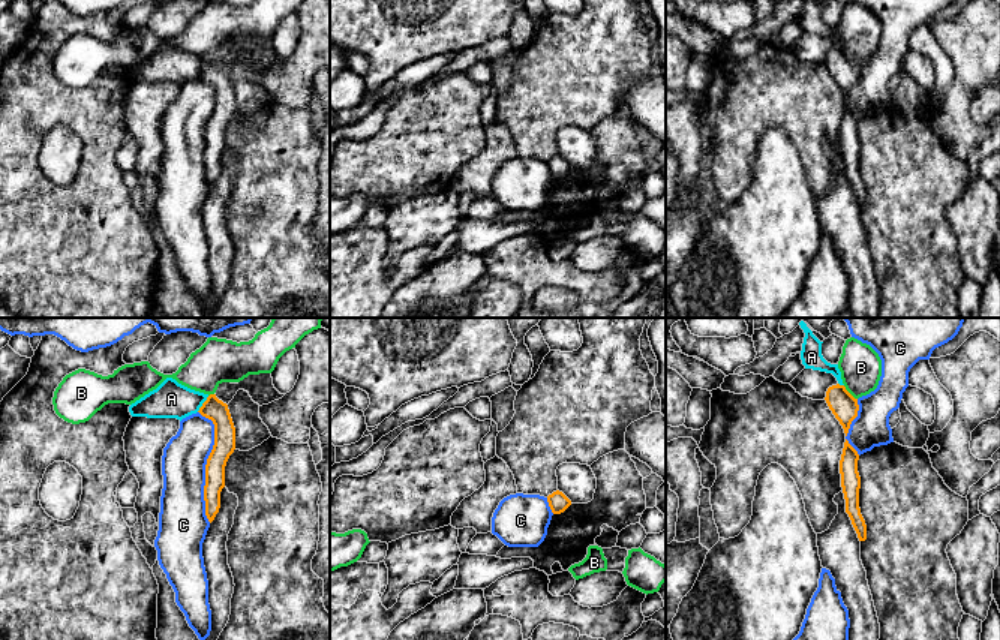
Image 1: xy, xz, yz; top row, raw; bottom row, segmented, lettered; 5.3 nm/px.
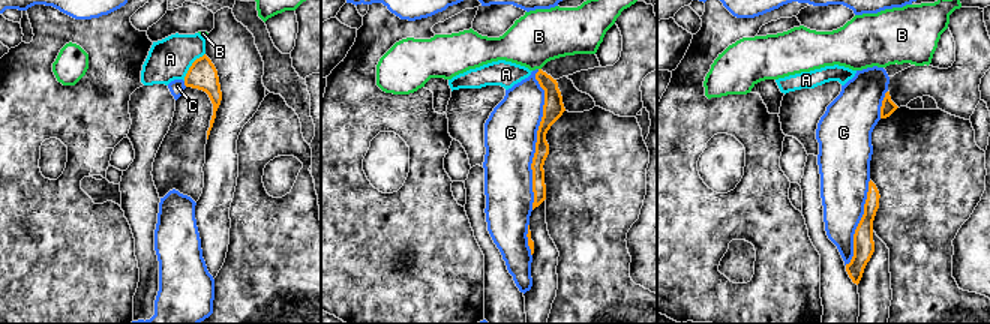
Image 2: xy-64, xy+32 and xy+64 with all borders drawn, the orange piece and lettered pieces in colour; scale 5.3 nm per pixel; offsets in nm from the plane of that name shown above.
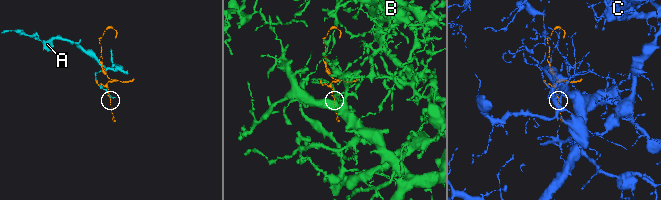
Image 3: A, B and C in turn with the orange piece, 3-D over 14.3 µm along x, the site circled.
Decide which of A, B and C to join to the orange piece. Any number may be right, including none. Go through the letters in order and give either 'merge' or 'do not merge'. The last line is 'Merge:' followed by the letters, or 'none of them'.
A: do not merge
B: do not merge
C: do not merge
Merge: none of them

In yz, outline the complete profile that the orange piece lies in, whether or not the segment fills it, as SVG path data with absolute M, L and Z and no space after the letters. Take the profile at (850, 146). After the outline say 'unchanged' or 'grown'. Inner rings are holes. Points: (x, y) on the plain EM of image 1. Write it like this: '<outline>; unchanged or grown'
M846 103L840 124L841 151L846 163L846 177L852 184L859 205L865 205L867 189L859 172L861 141L858 136L858 124L858 115Z; unchanged

